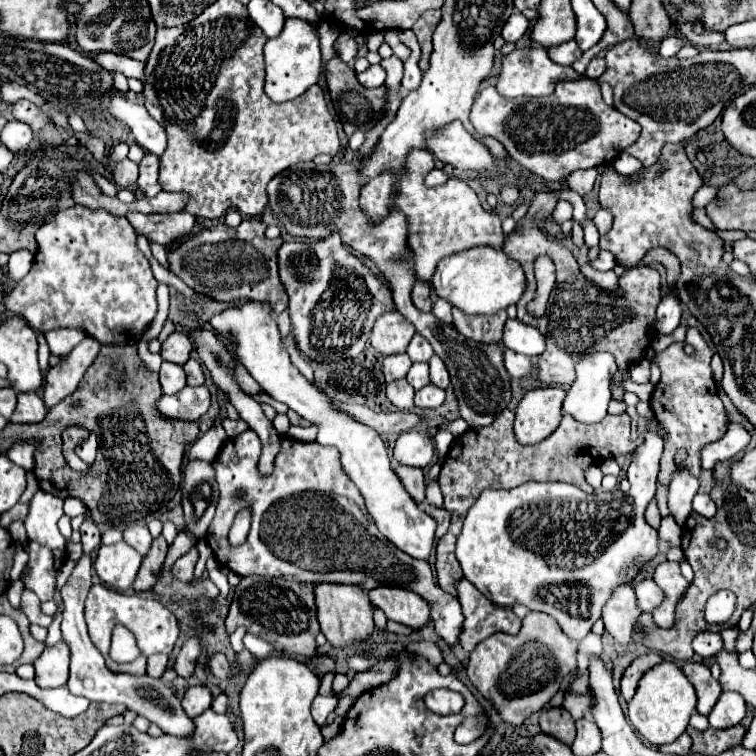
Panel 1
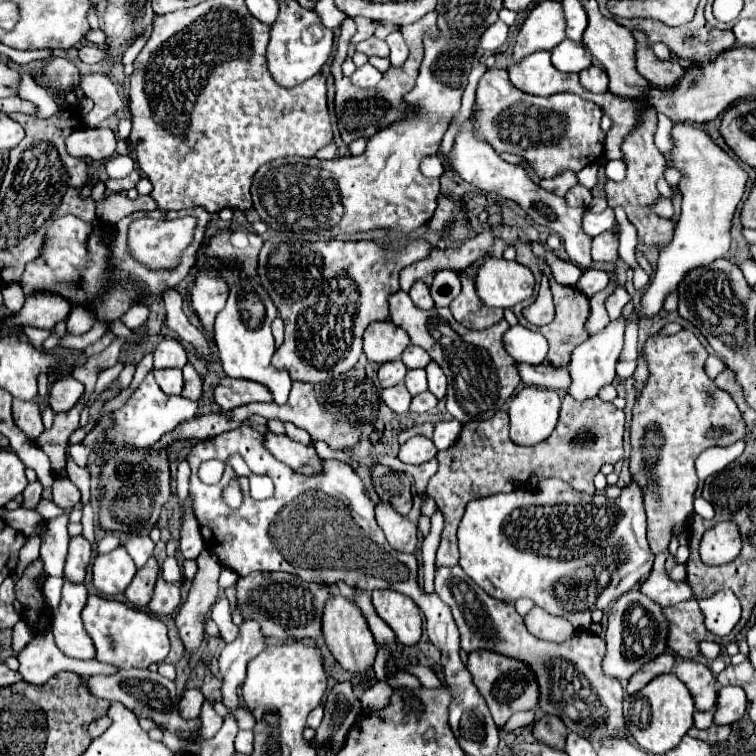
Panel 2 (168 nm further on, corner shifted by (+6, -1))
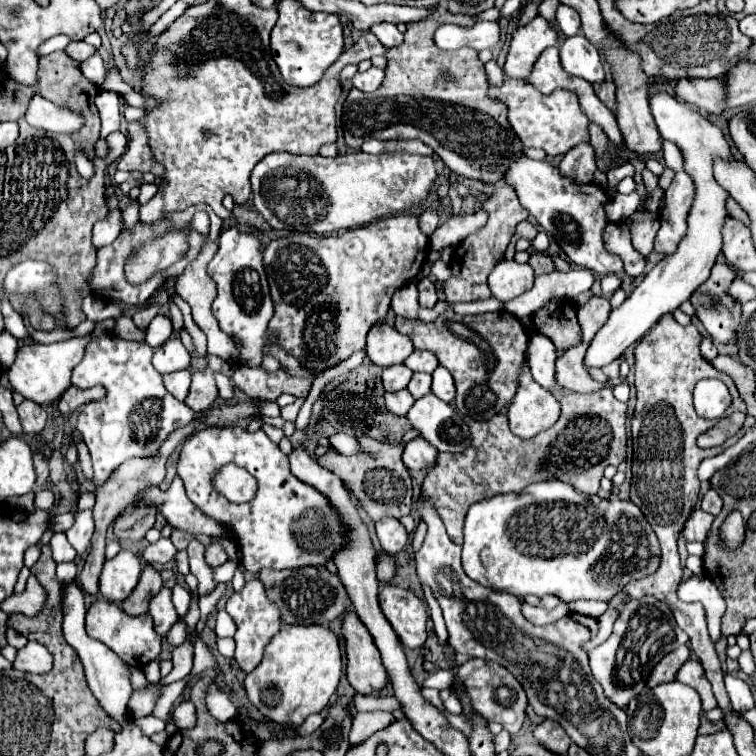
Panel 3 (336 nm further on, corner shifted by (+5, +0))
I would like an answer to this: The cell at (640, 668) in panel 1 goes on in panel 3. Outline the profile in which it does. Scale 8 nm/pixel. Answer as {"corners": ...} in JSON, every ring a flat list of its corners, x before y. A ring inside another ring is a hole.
{"corners":[[681,645,679,649,667,653,667,655,655,665,655,669,651,671,651,677,649,677,647,685,649,685,649,687,655,687,655,685,661,685,661,683,667,683,667,681,675,679,679,667,689,659,689,655,691,655,691,651,689,651,687,645]]}

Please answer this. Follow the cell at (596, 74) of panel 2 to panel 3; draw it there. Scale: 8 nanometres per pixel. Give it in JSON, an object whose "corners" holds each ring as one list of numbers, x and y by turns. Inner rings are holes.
{"corners":[[605,81,603,85,595,85,595,93,615,113,615,83]]}

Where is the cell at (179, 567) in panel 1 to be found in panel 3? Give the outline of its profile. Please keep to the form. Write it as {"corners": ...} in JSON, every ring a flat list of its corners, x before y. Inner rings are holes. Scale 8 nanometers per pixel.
{"corners":[[163,587,163,589,151,599,149,615,153,617,153,625,155,625,157,635,165,637,167,631,171,629,171,625,179,619,177,611,175,611,175,607,173,607,173,601,171,601,171,589]]}

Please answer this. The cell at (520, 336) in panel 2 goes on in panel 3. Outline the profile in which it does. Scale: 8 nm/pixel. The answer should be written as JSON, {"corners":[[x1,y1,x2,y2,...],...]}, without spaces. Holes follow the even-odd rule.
{"corners":[[531,333,529,335,529,345,527,345,527,359,531,365,531,375,533,379,549,389,557,389,557,379,555,379,555,361,557,361,557,349,553,341,541,333]]}

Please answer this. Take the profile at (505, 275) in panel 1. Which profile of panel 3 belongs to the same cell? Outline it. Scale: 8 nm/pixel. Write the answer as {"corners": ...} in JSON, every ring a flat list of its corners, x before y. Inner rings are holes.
{"corners":[[503,259,489,275,489,289,493,297,505,303,529,291,533,287,533,281,535,281,535,273,529,263,521,265,517,261]]}

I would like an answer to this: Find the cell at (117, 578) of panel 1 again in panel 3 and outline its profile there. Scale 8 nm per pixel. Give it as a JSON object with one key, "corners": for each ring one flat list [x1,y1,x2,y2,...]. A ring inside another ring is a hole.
{"corners":[[129,549,119,551,117,557,105,561,103,565,103,573,99,581,101,595,111,603,123,603,135,589,141,571,143,567,139,563,139,557,133,551]]}

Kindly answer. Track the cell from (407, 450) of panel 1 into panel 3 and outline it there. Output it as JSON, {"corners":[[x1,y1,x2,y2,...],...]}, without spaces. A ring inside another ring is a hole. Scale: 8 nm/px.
{"corners":[[415,437,405,445,403,463,411,471,429,469,435,465,435,459,437,459,437,449,431,443,423,441,421,437]]}

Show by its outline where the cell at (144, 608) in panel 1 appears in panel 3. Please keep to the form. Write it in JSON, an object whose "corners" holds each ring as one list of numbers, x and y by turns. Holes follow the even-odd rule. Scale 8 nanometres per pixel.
{"corners":[[97,599,89,609,87,609,87,619,85,619,85,631,91,639,97,639,105,643,111,651,115,651,125,663,131,667,145,667,149,661,159,657,161,643,163,639,155,633,153,621,149,615,139,615,131,617,127,615,119,605,107,601,107,599]]}

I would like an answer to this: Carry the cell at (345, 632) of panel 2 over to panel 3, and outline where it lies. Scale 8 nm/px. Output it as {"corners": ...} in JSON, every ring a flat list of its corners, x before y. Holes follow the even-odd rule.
{"corners":[[347,613,343,621,343,637,347,643,347,679,361,695,373,695,385,689,387,669,381,663,379,649,355,613]]}

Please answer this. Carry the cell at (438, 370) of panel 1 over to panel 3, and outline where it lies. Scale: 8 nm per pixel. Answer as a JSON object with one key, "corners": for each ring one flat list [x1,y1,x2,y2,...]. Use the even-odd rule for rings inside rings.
{"corners":[[445,367,435,369,431,391,433,391,439,399,443,399,443,401,447,401,447,403,451,403,451,401,455,399,455,385,453,385,453,377,451,377,451,373,449,373]]}

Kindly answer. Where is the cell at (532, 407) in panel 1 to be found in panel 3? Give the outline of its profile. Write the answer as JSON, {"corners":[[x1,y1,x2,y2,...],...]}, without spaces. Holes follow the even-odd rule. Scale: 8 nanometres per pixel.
{"corners":[[523,363,519,387,507,411,511,431,521,439,531,439,549,429,559,419,559,403,555,395,541,385,535,385,529,365]]}

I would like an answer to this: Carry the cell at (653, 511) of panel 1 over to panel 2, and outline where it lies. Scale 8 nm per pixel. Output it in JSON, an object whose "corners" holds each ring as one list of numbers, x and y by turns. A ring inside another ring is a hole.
{"corners":[[682,330,674,336,654,334,646,340,644,352,648,358,650,376,646,380,640,400,634,406,634,418,632,418,632,428,630,428,630,436,632,436,630,474,642,486,644,506,646,506,646,514,648,514,648,542,650,542,652,552,658,554,668,548,672,528,684,526,688,522,690,514,694,512,692,500,694,500,694,492,698,488,694,460,698,458,698,454,702,450,706,450,706,446,714,446,714,444,728,446,728,444,744,438,744,420,742,420,740,410,736,408,734,400,730,398,730,394,726,394,724,390,718,390,714,386,714,382,706,376,704,360,708,358,708,352,692,332],[690,352,694,352,696,356,692,358],[714,430,720,430,722,436,708,438,708,434]]}

